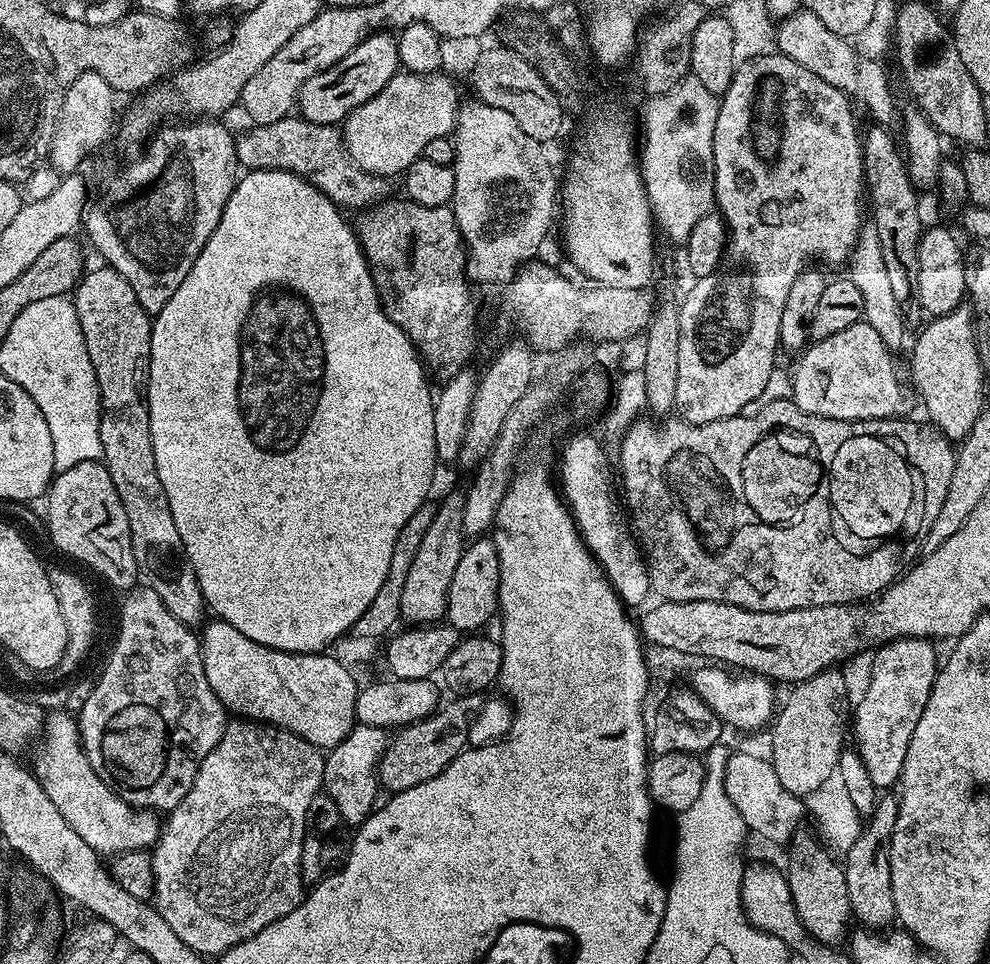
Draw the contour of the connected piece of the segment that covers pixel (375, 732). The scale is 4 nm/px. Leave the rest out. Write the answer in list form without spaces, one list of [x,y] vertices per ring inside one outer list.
[[[357,723],[356,727],[350,730],[350,734],[346,734],[346,738],[342,738],[342,742],[338,742],[338,746],[327,749],[324,757],[322,792],[333,800],[345,825],[359,826],[372,815],[374,798],[378,793],[376,768],[380,765],[382,754],[388,749],[389,739],[389,733],[383,728]]]

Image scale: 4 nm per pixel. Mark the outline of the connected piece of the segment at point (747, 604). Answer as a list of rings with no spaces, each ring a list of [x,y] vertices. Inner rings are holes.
[[[787,400],[782,401],[772,401],[766,406],[762,406],[758,410],[758,414],[752,418],[746,418],[742,415],[731,416],[725,420],[719,420],[718,422],[706,422],[705,424],[688,424],[686,421],[679,418],[668,418],[665,419],[664,425],[659,428],[655,424],[655,419],[649,418],[650,420],[645,420],[645,418],[639,418],[633,421],[629,426],[628,431],[622,436],[619,441],[620,444],[620,468],[618,464],[618,472],[624,475],[624,484],[622,480],[622,500],[626,505],[627,515],[630,517],[631,527],[634,529],[635,535],[638,537],[638,543],[642,549],[642,555],[644,557],[645,564],[648,565],[648,583],[650,585],[651,591],[656,592],[661,601],[673,600],[674,602],[698,602],[699,600],[717,600],[718,602],[726,602],[727,604],[733,604],[739,608],[745,608],[746,610],[754,610],[755,612],[785,612],[786,610],[802,610],[803,608],[813,608],[814,606],[830,606],[831,604],[854,604],[857,602],[867,601],[869,598],[875,598],[884,591],[885,588],[889,588],[891,584],[894,583],[896,579],[901,575],[902,570],[907,569],[909,565],[913,563],[921,555],[920,547],[922,542],[926,538],[926,534],[930,530],[930,526],[934,526],[934,518],[938,518],[938,510],[942,510],[942,502],[946,502],[946,490],[950,490],[950,478],[954,474],[954,466],[956,465],[956,453],[957,449],[954,447],[953,441],[949,440],[947,436],[943,436],[941,432],[936,429],[931,423],[924,422],[924,425],[915,424],[912,418],[893,418],[890,420],[835,420],[834,418],[826,418],[825,416],[815,416],[809,412],[803,412],[796,403],[789,403]],[[796,420],[796,428],[804,430],[804,432],[812,432],[812,437],[816,440],[822,440],[822,458],[824,458],[824,466],[826,466],[826,472],[830,474],[830,480],[826,476],[820,492],[816,494],[814,498],[814,508],[810,512],[810,518],[806,522],[806,526],[798,528],[798,534],[786,534],[782,530],[778,530],[778,526],[774,522],[762,522],[762,520],[756,520],[756,512],[750,508],[748,500],[746,500],[746,482],[744,482],[744,452],[750,448],[752,444],[752,438],[760,436],[760,432],[764,428],[768,428],[770,424],[768,422],[794,422]]]

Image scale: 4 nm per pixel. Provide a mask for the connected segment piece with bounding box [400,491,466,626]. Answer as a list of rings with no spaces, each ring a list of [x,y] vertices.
[[[452,492],[442,502],[436,504],[436,513],[430,526],[426,529],[426,535],[422,538],[422,543],[418,549],[418,555],[414,557],[414,566],[406,573],[406,587],[402,590],[402,610],[401,617],[409,625],[427,626],[435,624],[445,619],[448,610],[448,591],[450,590],[450,581],[454,578],[454,569],[458,566],[458,561],[462,559],[466,547],[466,537],[462,530],[462,510],[464,509],[465,493]]]

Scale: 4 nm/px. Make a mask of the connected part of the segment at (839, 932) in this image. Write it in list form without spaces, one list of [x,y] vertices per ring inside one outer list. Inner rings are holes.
[[[807,830],[793,833],[788,850],[791,854],[784,873],[799,920],[812,939],[829,946],[839,945],[838,942],[847,937],[853,917],[844,866],[839,861],[837,863],[831,851]]]

